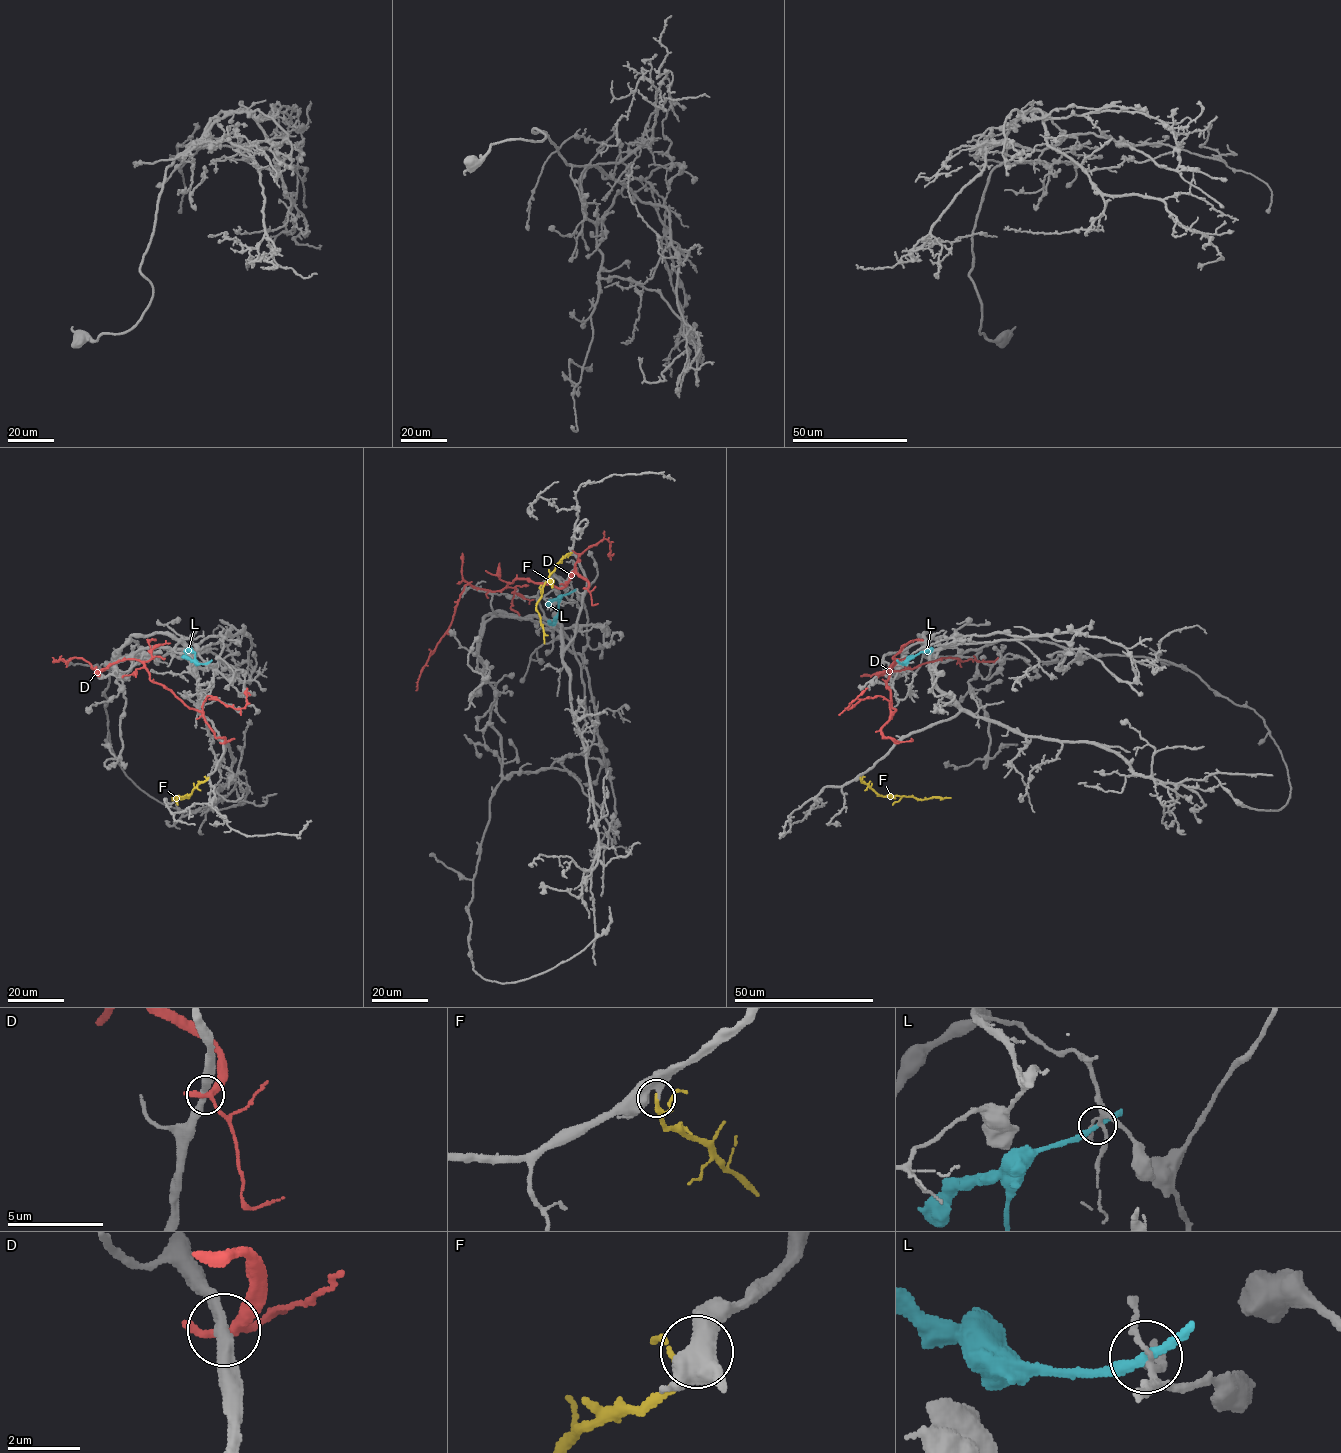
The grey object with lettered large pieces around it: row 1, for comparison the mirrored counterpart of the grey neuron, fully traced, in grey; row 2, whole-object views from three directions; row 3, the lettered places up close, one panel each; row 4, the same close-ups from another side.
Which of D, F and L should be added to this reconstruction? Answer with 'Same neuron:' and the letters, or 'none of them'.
Same neuron: F

